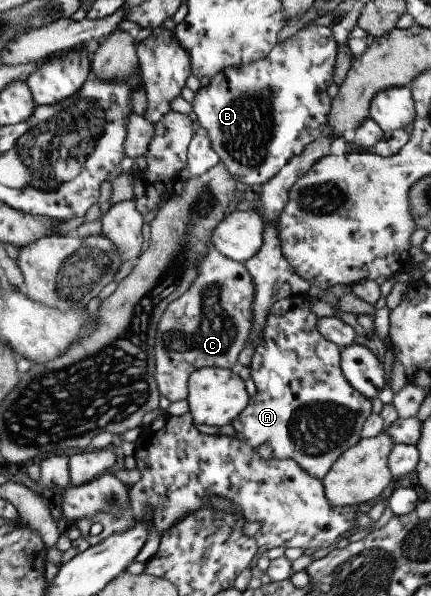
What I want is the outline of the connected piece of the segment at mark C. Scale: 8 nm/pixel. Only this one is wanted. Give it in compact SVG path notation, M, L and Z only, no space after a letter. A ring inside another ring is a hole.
M209 246L198 263L197 277L192 281L192 285L184 294L171 301L161 319L158 319L154 345L155 379L161 396L170 402L187 400L188 379L193 371L202 367L232 368L237 360L242 359L243 349L248 343L253 327L254 297L256 297L255 286L245 264L225 257L216 250L215 246Z

